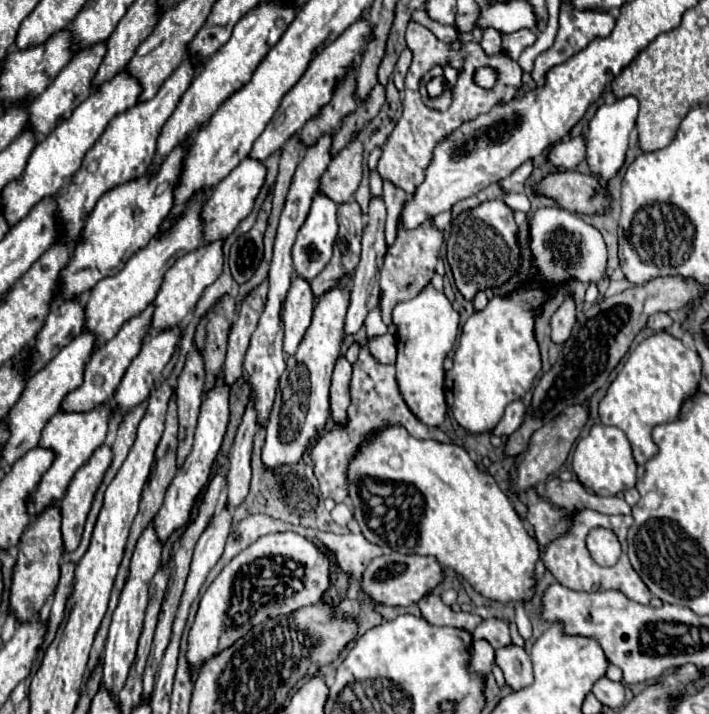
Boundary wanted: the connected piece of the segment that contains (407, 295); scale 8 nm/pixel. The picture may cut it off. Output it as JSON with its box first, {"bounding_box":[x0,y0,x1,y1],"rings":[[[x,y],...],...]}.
{"bounding_box":[379,219,443,325],"rings":[[[431,219],[423,223],[423,227],[403,231],[403,227],[397,229],[397,237],[393,245],[387,245],[385,253],[385,263],[381,269],[381,299],[379,299],[379,309],[383,315],[383,323],[391,325],[391,309],[395,307],[397,301],[403,299],[413,299],[427,287],[435,275],[435,265],[439,257],[439,249],[443,245],[443,231],[433,225]]]}

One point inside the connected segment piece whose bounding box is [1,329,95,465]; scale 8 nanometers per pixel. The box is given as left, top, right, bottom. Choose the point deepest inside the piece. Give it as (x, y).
(42, 397)

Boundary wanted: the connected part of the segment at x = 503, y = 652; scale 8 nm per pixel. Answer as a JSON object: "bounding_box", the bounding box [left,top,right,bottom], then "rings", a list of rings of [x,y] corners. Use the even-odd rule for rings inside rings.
{"bounding_box":[495,645,533,691],"rings":[[[517,645],[499,649],[495,661],[497,661],[497,665],[501,667],[501,671],[503,671],[503,675],[505,675],[507,685],[509,685],[513,691],[519,691],[519,689],[523,689],[523,687],[529,687],[529,685],[533,683],[531,659],[529,659],[529,655],[525,653],[525,649],[521,649],[521,647],[517,647]]]}

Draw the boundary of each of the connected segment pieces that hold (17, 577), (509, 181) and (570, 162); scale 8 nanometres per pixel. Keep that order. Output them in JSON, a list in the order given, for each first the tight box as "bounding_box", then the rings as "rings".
[{"bounding_box":[11,505,63,621],"rings":[[[49,505],[35,521],[25,529],[21,537],[21,553],[27,559],[17,559],[13,585],[11,585],[11,613],[19,621],[33,619],[47,597],[55,591],[59,583],[59,561],[63,555],[63,535],[61,535],[61,511],[59,505]]]},{"bounding_box":[499,161,531,193],"rings":[[[527,161],[525,165],[521,165],[513,175],[509,175],[507,179],[503,179],[501,183],[499,183],[499,187],[503,189],[503,193],[511,193],[511,191],[517,191],[525,181],[527,181],[527,177],[531,175],[531,161]]]},{"bounding_box":[549,137,585,169],"rings":[[[581,137],[559,141],[549,149],[549,161],[555,167],[575,169],[585,159],[585,143]]]}]

